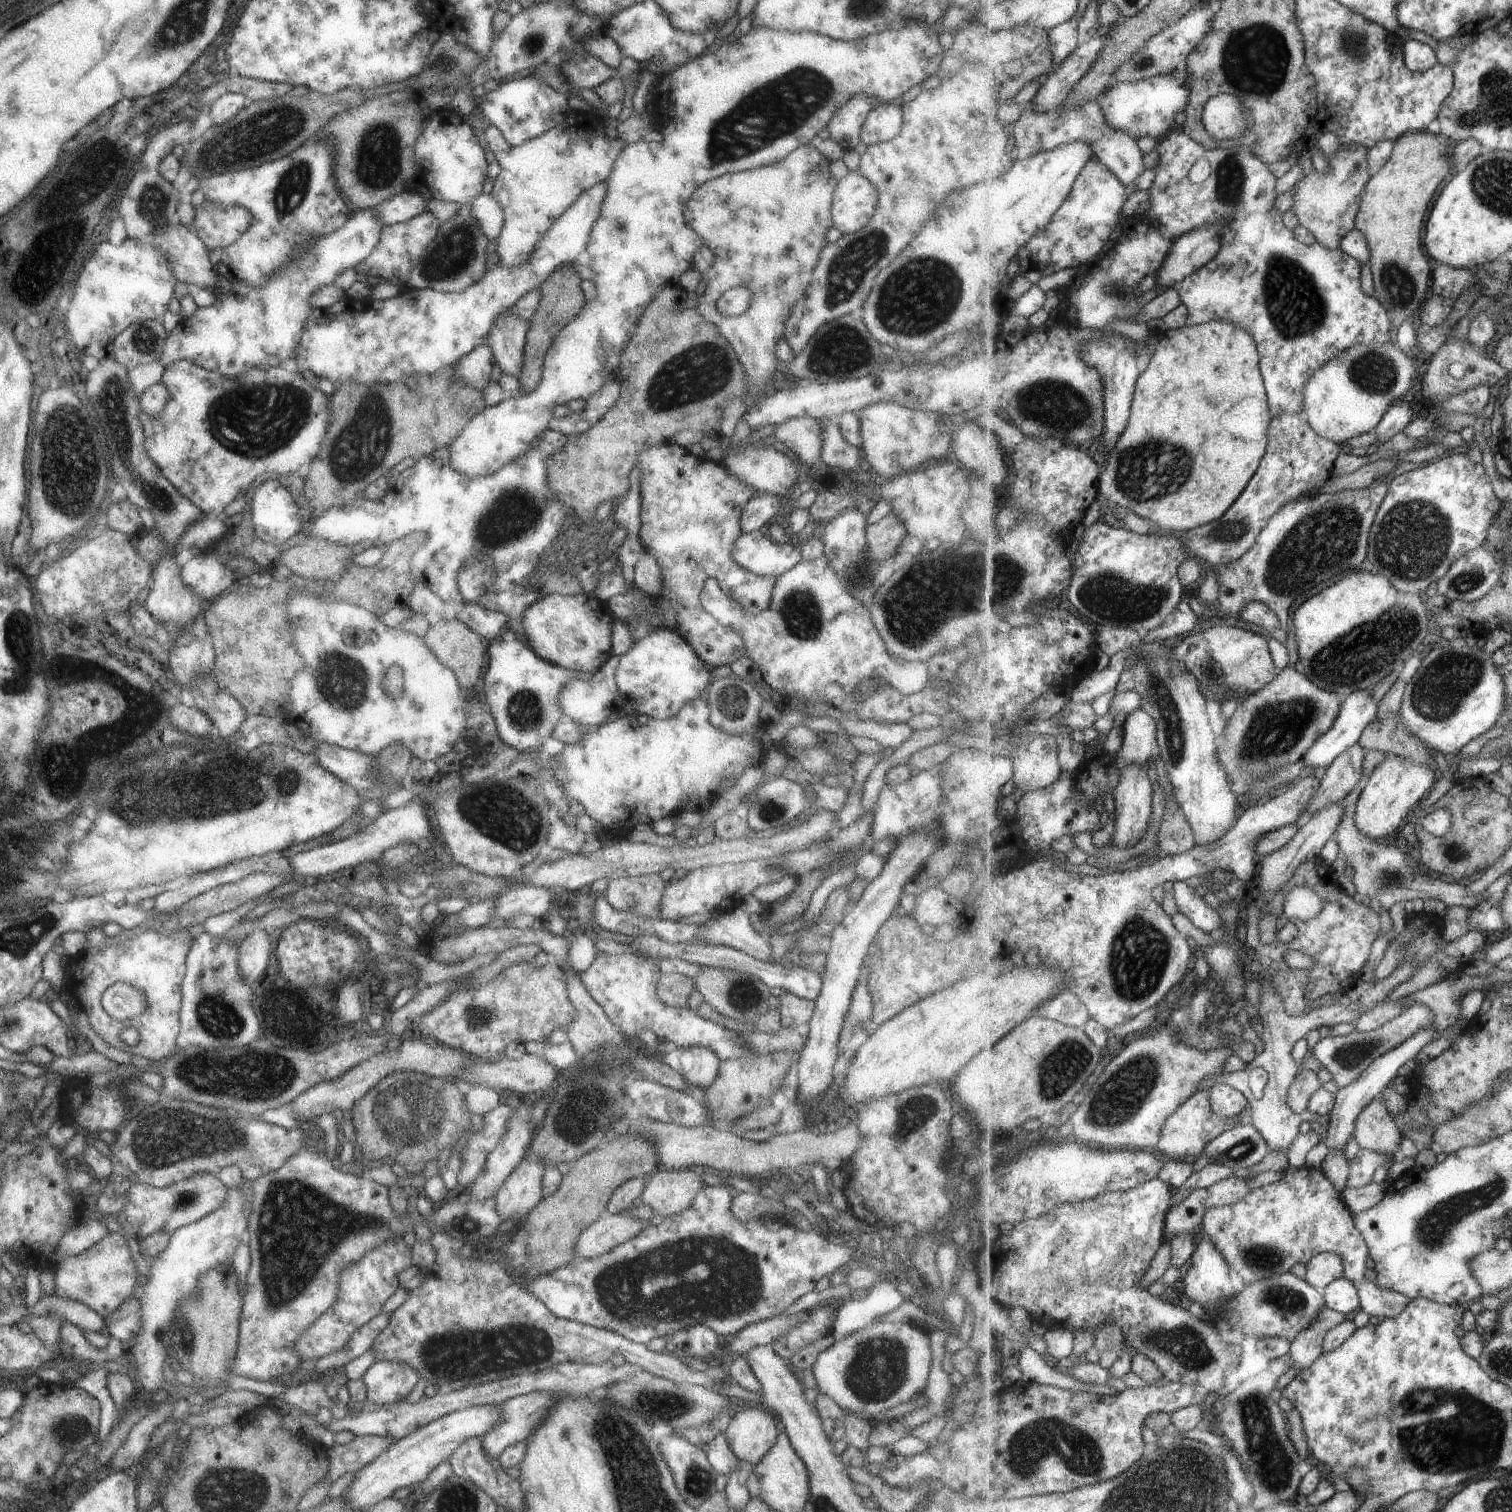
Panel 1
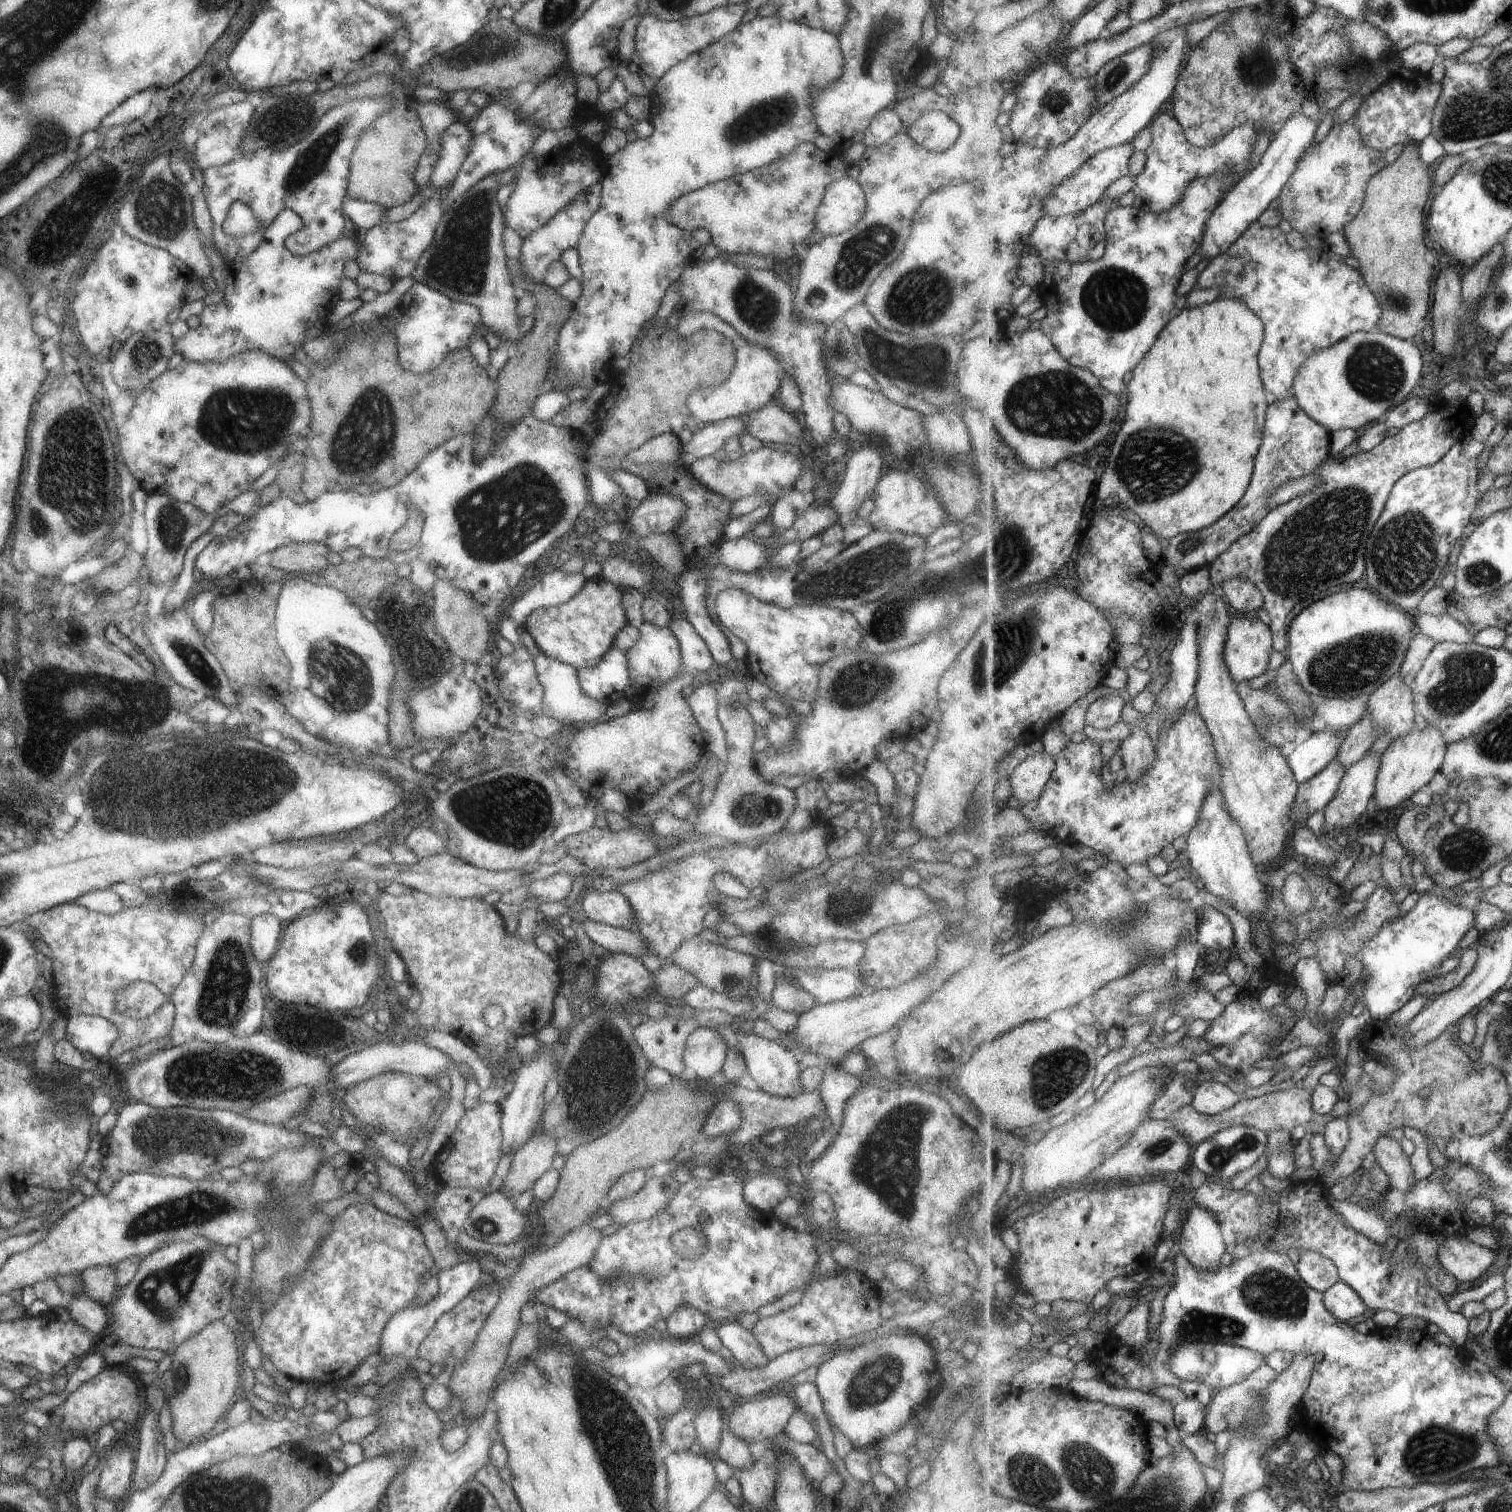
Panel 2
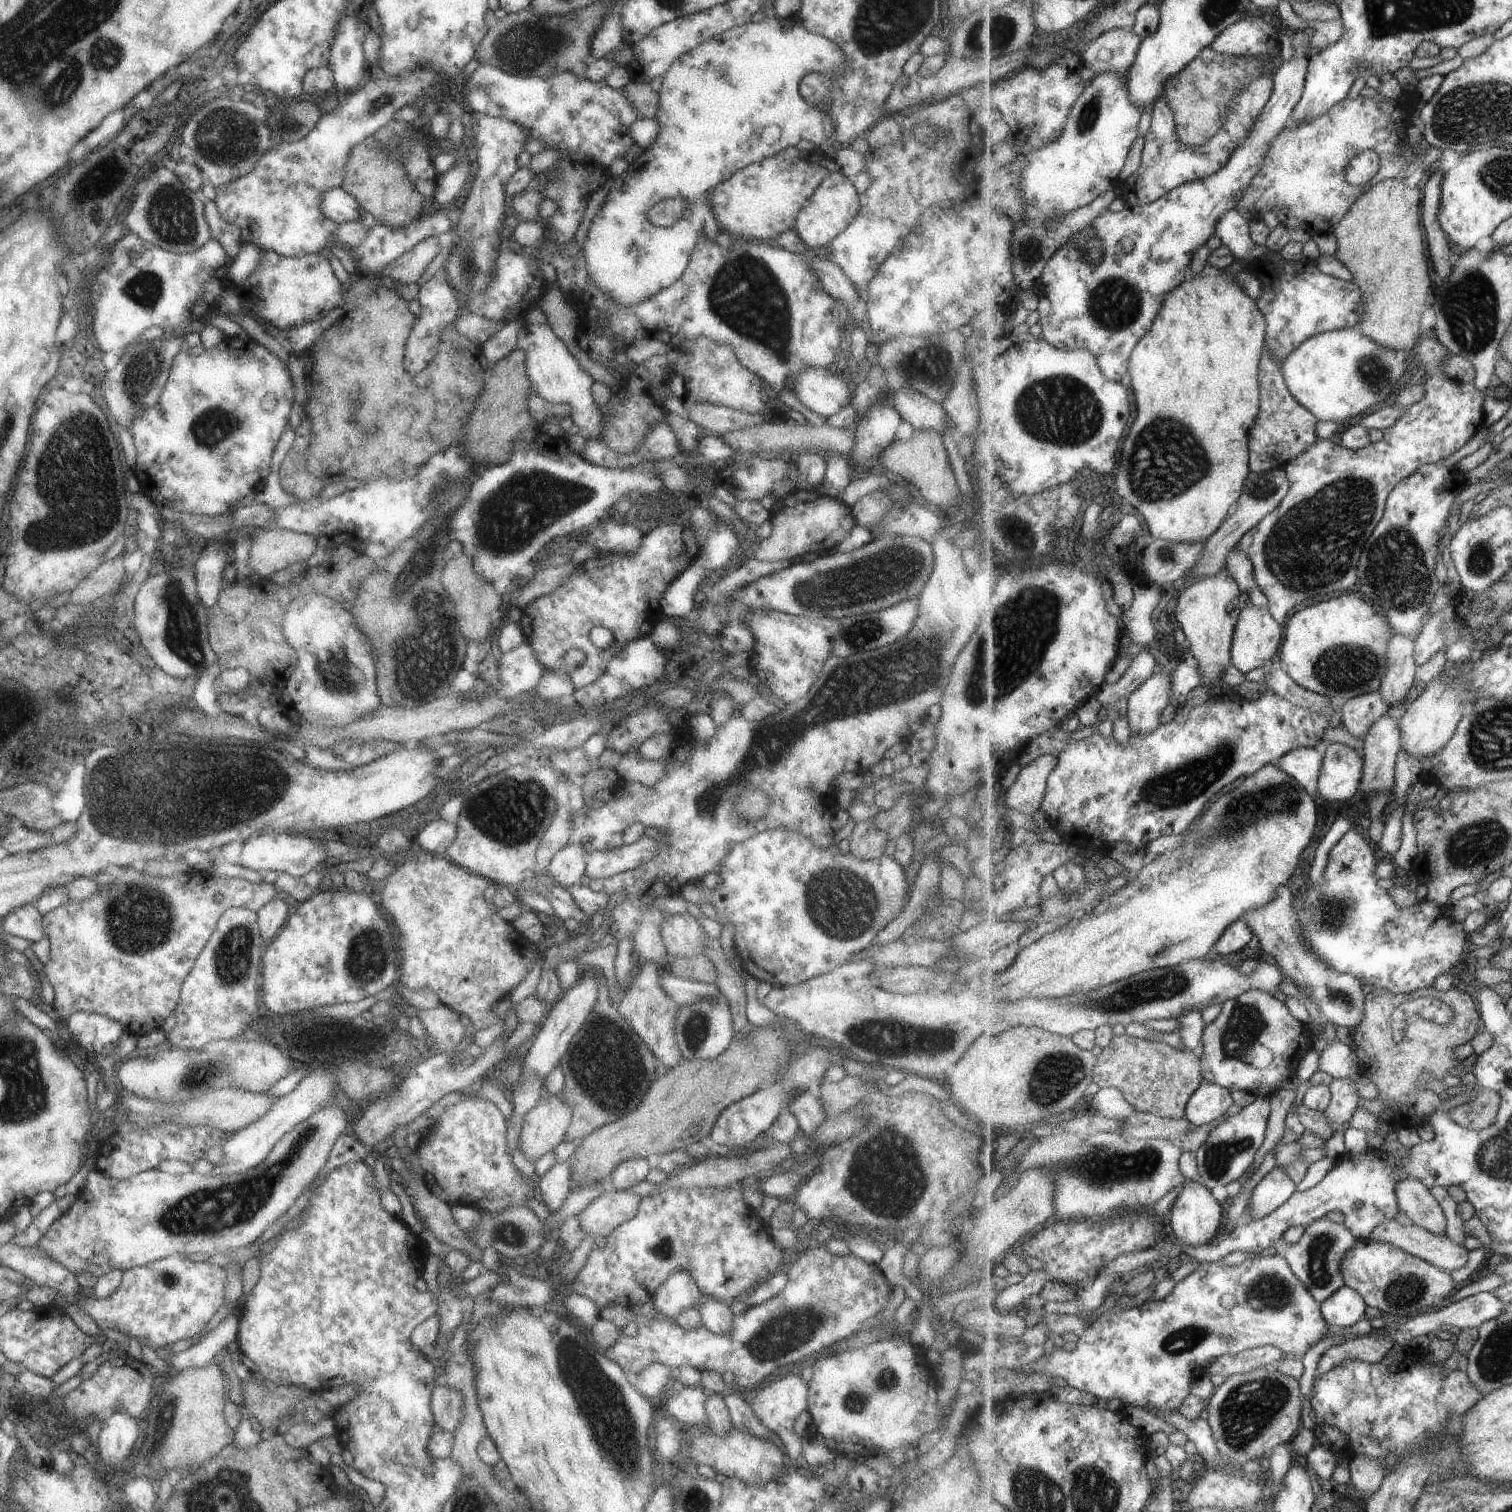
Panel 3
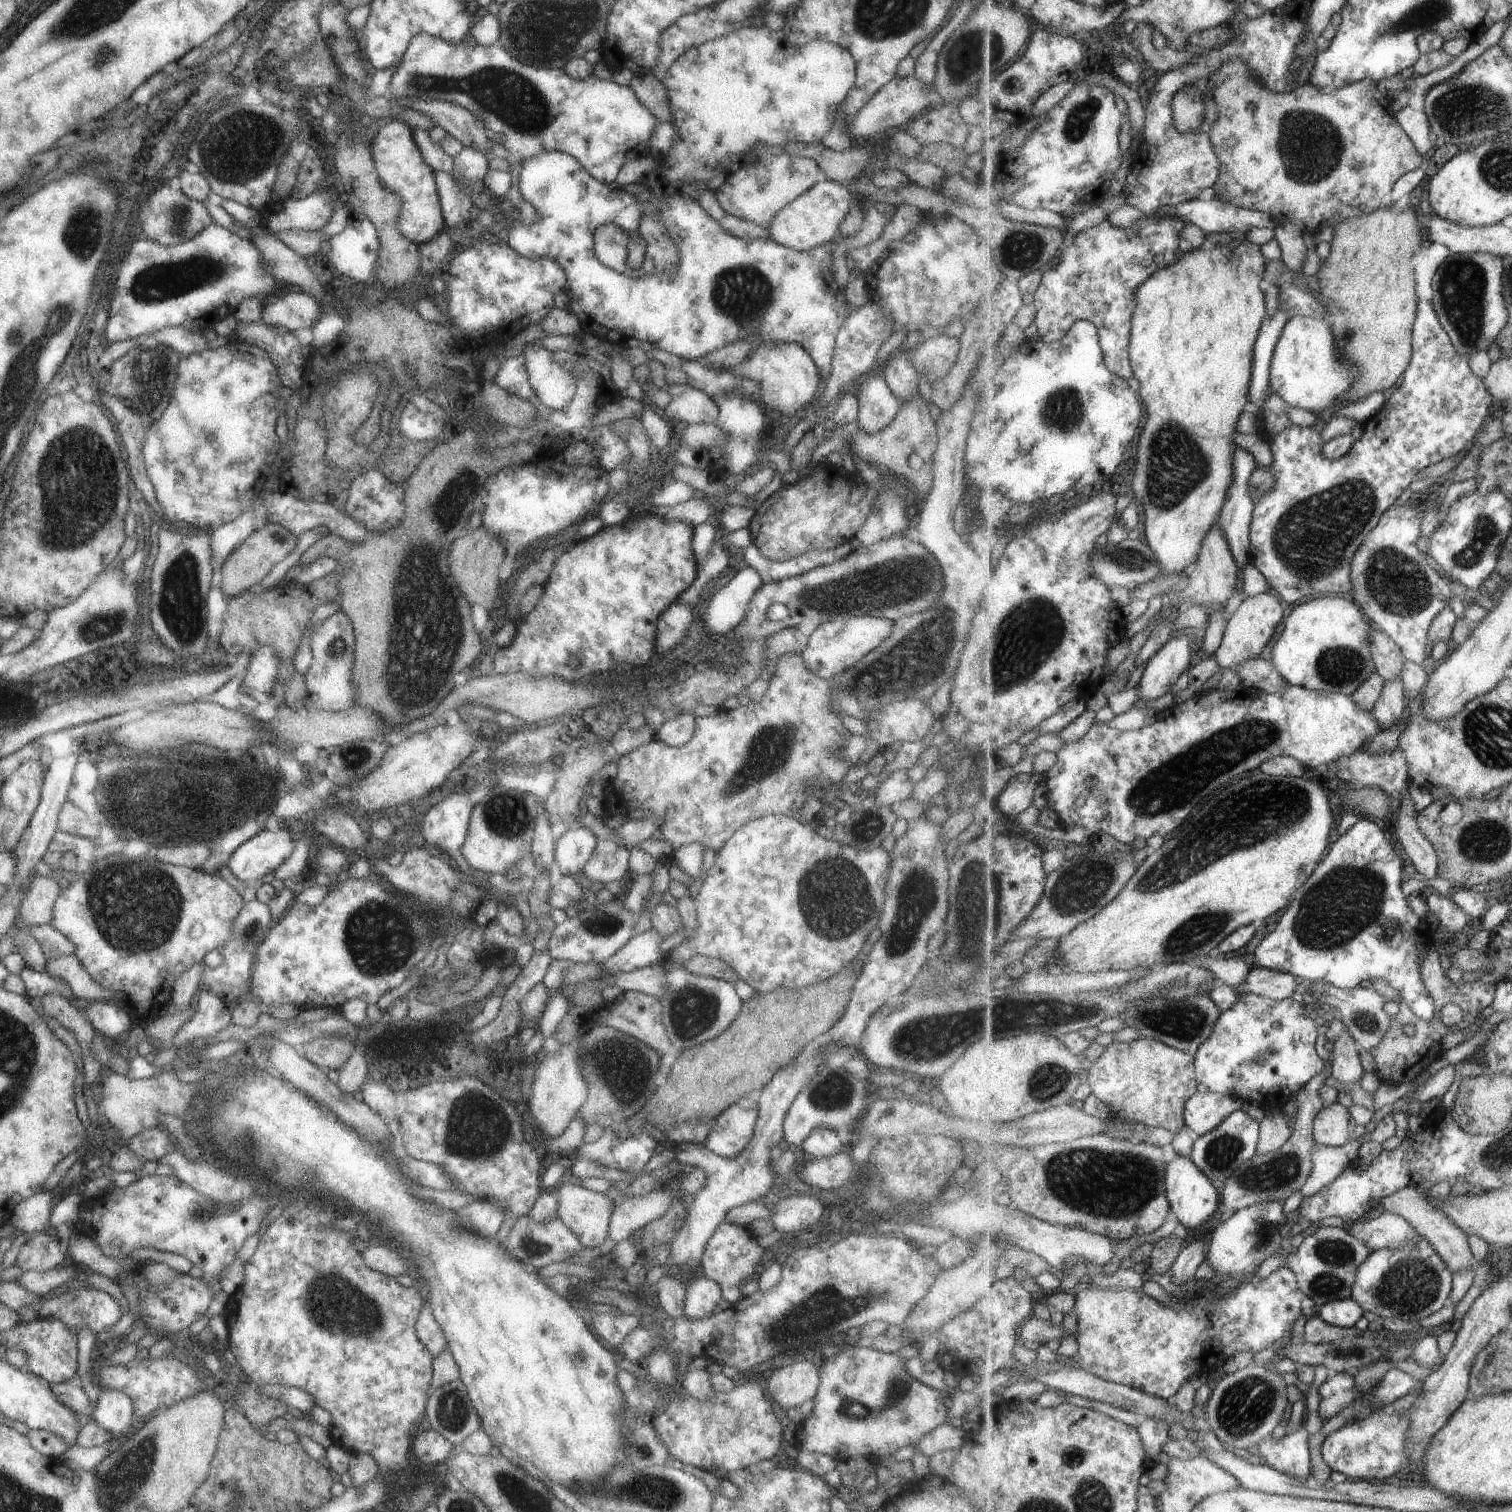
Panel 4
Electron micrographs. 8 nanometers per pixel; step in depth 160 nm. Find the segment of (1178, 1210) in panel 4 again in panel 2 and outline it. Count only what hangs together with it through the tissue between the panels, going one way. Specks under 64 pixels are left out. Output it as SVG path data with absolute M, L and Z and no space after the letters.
M1193 1204L1183 1225L1179 1247L1197 1270L1216 1271L1221 1267L1221 1258L1227 1250L1216 1216Z

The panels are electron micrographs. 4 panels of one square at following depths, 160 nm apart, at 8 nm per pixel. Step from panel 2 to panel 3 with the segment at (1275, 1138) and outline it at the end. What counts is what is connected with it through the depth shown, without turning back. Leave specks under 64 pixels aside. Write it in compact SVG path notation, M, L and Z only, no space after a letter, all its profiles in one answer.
M1273 1167L1254 1188L1249 1206L1252 1221L1265 1218L1283 1206L1295 1193L1297 1186L1288 1175L1285 1167Z

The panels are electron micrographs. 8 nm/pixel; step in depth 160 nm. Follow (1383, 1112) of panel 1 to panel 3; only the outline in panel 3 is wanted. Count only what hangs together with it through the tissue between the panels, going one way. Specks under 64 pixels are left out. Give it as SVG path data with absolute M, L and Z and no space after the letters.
M1407 1175L1396 1184L1396 1195L1400 1212L1403 1212L1415 1225L1432 1233L1444 1235L1447 1218L1431 1190L1421 1179Z

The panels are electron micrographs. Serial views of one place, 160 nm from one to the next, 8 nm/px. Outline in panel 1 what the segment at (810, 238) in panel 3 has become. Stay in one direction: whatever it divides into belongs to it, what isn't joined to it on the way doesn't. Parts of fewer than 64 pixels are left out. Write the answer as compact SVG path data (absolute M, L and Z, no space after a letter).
M856 172L836 180L832 190L830 221L844 235L867 224L876 206L877 191L872 183Z

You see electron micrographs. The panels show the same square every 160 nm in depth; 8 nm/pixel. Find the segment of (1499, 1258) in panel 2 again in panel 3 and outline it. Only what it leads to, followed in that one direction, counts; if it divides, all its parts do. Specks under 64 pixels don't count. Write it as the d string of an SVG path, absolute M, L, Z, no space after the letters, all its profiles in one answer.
M1393 1219L1380 1224L1370 1236L1371 1240L1389 1243L1405 1252L1433 1263L1451 1274L1455 1268L1463 1268L1469 1262L1469 1251L1446 1235L1432 1233L1419 1225L1399 1226Z

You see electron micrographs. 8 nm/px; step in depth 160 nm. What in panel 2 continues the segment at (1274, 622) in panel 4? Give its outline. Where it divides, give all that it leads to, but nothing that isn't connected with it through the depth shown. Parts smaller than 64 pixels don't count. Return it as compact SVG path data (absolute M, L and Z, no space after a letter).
M1233 616L1224 646L1224 662L1237 683L1267 672L1271 650L1273 631L1270 626L1259 619Z

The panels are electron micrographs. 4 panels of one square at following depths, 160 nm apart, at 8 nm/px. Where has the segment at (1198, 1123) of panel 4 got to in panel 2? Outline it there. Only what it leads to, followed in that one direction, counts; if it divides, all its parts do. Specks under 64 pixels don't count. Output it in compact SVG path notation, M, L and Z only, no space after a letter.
M1207 1081L1195 1087L1191 1104L1197 1112L1206 1115L1218 1115L1233 1108L1242 1096L1233 1092L1229 1086L1217 1081Z

